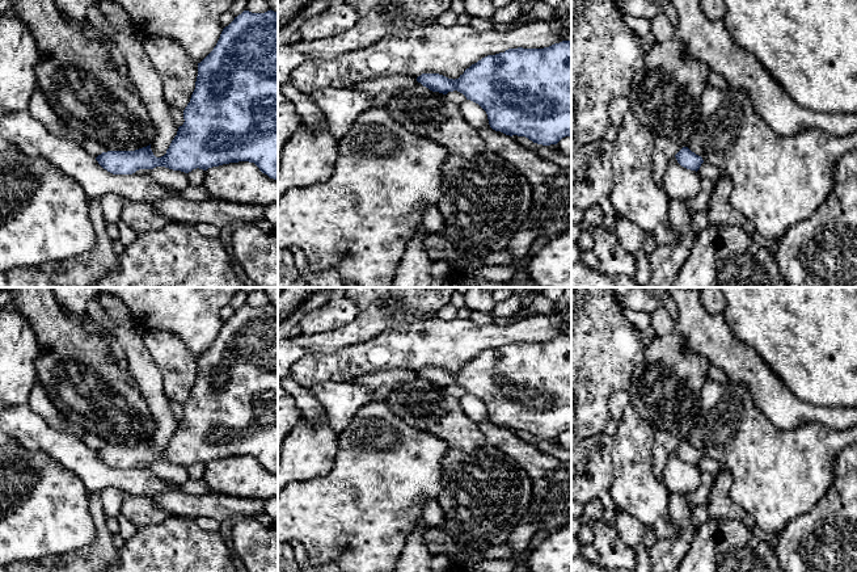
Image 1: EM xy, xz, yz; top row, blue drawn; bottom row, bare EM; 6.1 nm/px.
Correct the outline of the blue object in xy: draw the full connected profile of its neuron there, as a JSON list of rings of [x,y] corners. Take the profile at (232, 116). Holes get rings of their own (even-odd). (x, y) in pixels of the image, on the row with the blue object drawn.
[[[244,10],[241,14],[235,17],[235,20],[223,29],[220,38],[214,47],[214,50],[198,63],[198,76],[195,81],[195,89],[191,94],[190,102],[183,110],[183,125],[178,127],[177,135],[172,140],[166,153],[161,157],[156,157],[151,150],[151,144],[135,151],[107,151],[102,152],[96,157],[98,164],[113,174],[132,174],[139,169],[153,169],[156,167],[165,167],[173,171],[181,171],[185,173],[193,169],[207,171],[212,167],[219,167],[229,163],[249,161],[254,163],[259,171],[267,174],[270,178],[278,180],[278,13],[274,10],[267,10],[265,13],[252,13]]]

